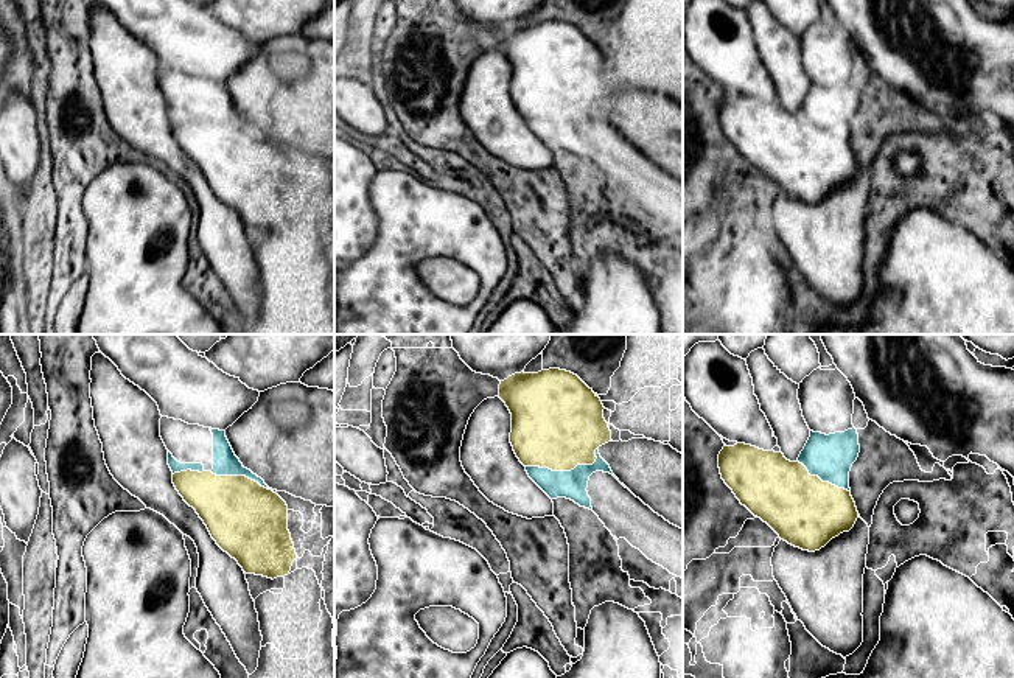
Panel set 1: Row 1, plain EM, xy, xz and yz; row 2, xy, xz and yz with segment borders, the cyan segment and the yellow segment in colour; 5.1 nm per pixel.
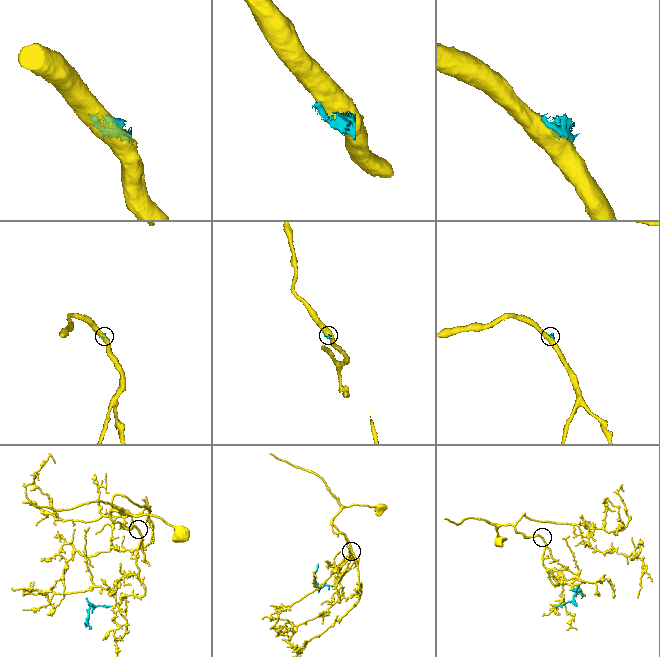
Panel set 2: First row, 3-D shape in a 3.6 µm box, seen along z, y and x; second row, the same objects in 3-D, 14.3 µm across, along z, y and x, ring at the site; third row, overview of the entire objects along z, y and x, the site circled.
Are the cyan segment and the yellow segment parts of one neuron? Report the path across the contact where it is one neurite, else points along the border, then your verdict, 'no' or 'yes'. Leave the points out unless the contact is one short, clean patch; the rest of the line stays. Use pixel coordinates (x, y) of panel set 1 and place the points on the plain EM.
no

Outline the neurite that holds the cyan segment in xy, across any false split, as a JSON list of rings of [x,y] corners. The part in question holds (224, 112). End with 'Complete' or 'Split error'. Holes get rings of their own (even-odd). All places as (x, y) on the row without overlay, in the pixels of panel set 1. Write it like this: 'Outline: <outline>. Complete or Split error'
Outline: [[[160,70],[160,89],[168,101],[168,117],[174,124],[212,123],[216,128],[246,128],[269,140],[261,129],[244,120],[235,107],[226,82]]]. Split error

